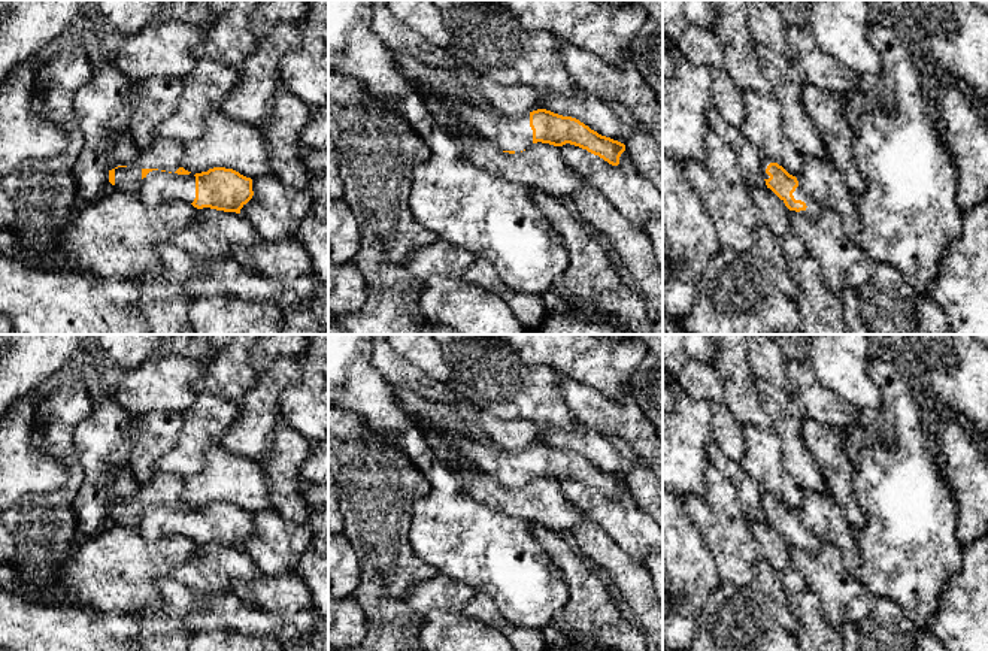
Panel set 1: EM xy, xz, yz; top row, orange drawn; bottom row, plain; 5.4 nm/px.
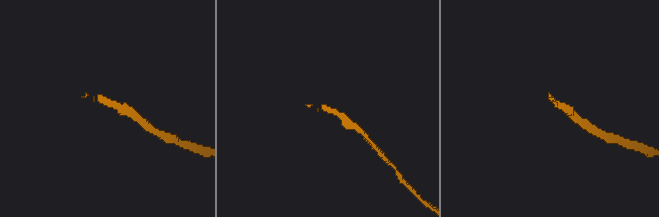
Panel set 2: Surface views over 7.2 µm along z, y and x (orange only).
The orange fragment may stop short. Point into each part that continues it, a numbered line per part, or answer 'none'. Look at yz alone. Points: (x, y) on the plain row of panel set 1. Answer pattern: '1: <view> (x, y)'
1: yz (812, 544)

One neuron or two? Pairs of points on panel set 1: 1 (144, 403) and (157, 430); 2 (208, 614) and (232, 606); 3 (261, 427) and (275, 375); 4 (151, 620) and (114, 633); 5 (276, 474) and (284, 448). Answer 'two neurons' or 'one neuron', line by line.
1: two neurons
2: one neuron
3: one neuron
4: two neurons
5: one neuron

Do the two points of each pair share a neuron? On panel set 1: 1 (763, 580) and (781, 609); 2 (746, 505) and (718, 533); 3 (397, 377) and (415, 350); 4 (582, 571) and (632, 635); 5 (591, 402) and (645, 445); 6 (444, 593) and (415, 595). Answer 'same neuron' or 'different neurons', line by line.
1: same neuron
2: different neurons
3: different neurons
4: same neuron
5: same neuron
6: same neuron

